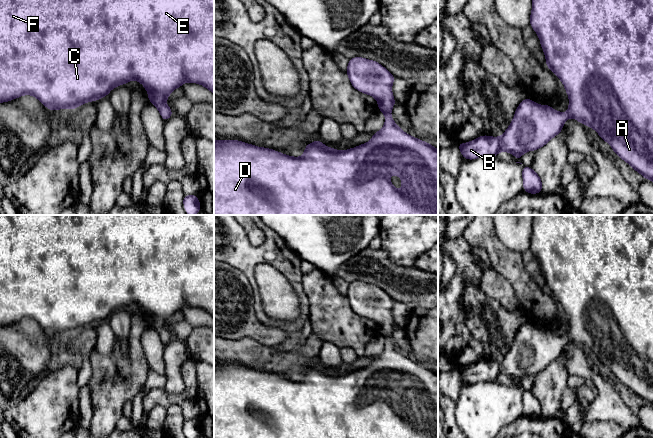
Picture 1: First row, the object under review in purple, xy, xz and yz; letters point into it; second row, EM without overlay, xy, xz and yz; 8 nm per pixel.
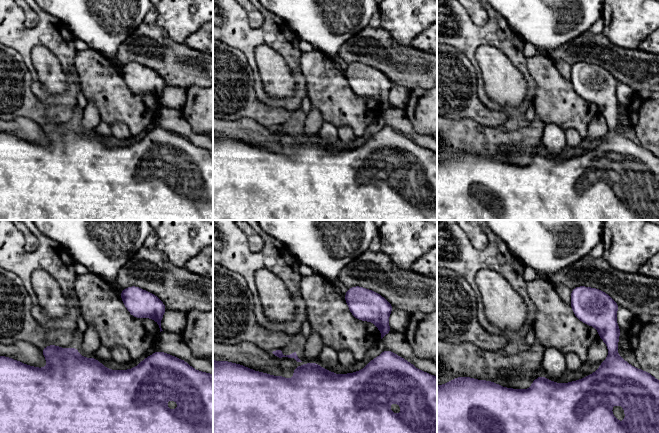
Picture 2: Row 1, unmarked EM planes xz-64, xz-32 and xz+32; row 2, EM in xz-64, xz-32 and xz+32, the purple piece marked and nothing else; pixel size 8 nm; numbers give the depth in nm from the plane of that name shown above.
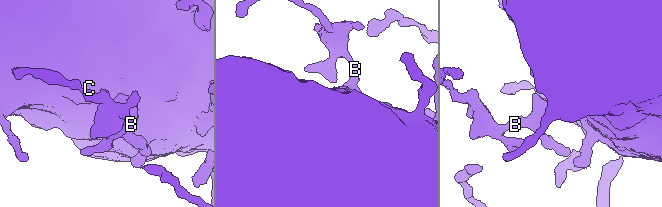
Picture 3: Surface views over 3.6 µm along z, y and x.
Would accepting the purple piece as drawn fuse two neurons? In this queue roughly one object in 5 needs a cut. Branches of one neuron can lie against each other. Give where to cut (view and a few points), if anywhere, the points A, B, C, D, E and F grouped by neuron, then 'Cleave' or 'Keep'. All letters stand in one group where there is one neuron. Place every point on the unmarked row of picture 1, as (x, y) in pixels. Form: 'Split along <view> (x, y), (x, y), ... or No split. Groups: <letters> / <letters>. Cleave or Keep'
No split. Groups: A B C D E F. Keep

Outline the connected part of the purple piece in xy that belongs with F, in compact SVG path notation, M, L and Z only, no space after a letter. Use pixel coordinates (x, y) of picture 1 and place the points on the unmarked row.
M0 215L0 327L9 326L22 319L33 319L43 330L52 335L62 332L73 334L86 326L106 321L113 312L127 308L131 304L143 308L145 314L148 315L149 327L159 334L164 346L173 339L172 333L166 329L167 322L185 306L200 308L214 318L214 215Z

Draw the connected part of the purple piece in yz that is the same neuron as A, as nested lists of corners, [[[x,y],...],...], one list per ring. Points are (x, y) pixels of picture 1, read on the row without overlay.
[[[534,215],[530,250],[539,261],[546,281],[546,290],[558,300],[566,313],[569,321],[568,336],[558,336],[550,329],[539,329],[528,321],[518,329],[511,348],[502,360],[483,359],[467,367],[458,367],[461,379],[467,384],[473,384],[479,381],[496,381],[500,375],[503,375],[512,377],[519,384],[524,377],[537,375],[560,358],[565,345],[573,341],[576,345],[597,355],[600,362],[609,367],[622,384],[639,396],[643,402],[653,406],[653,215]]]

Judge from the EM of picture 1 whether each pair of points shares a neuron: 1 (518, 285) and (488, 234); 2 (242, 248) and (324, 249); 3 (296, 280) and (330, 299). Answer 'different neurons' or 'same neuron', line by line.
1: same neuron
2: different neurons
3: different neurons

